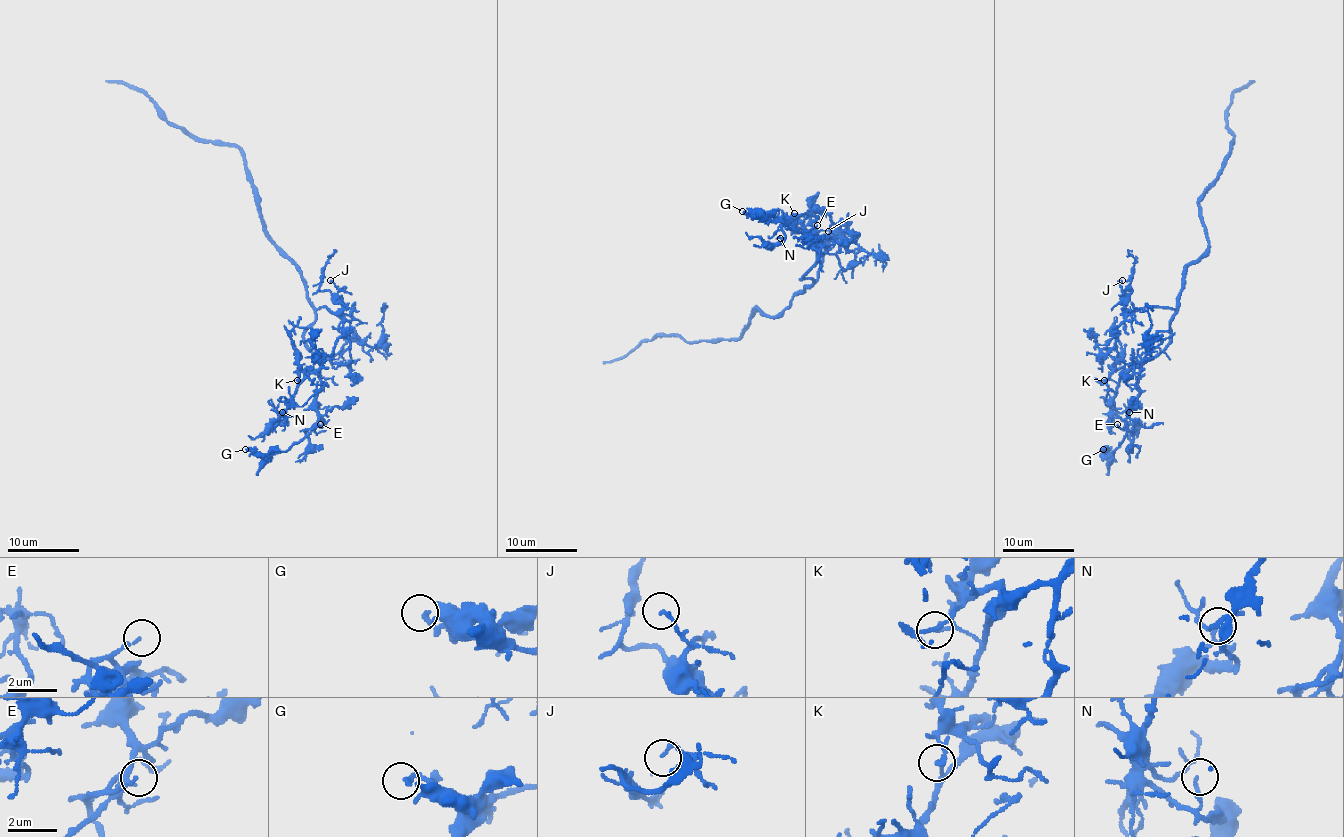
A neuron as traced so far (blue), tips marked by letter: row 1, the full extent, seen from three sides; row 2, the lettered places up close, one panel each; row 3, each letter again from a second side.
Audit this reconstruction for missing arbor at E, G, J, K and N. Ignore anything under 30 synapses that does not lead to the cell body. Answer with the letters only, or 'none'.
none

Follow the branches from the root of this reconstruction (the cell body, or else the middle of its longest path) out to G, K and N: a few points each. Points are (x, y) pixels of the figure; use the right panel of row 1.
G: (1201, 255), (1186, 268), (1170, 342), (1140, 367), (1137, 405), (1126, 419), (1124, 439), (1112, 453), (1103, 449)
K: (1201, 255), (1186, 268), (1179, 303), (1170, 323), (1170, 342), (1138, 366), (1128, 369), (1115, 367), (1104, 380)
N: (1201, 255), (1186, 268), (1170, 323), (1170, 342), (1129, 369), (1117, 385), (1113, 412), (1126, 421), (1129, 412)

